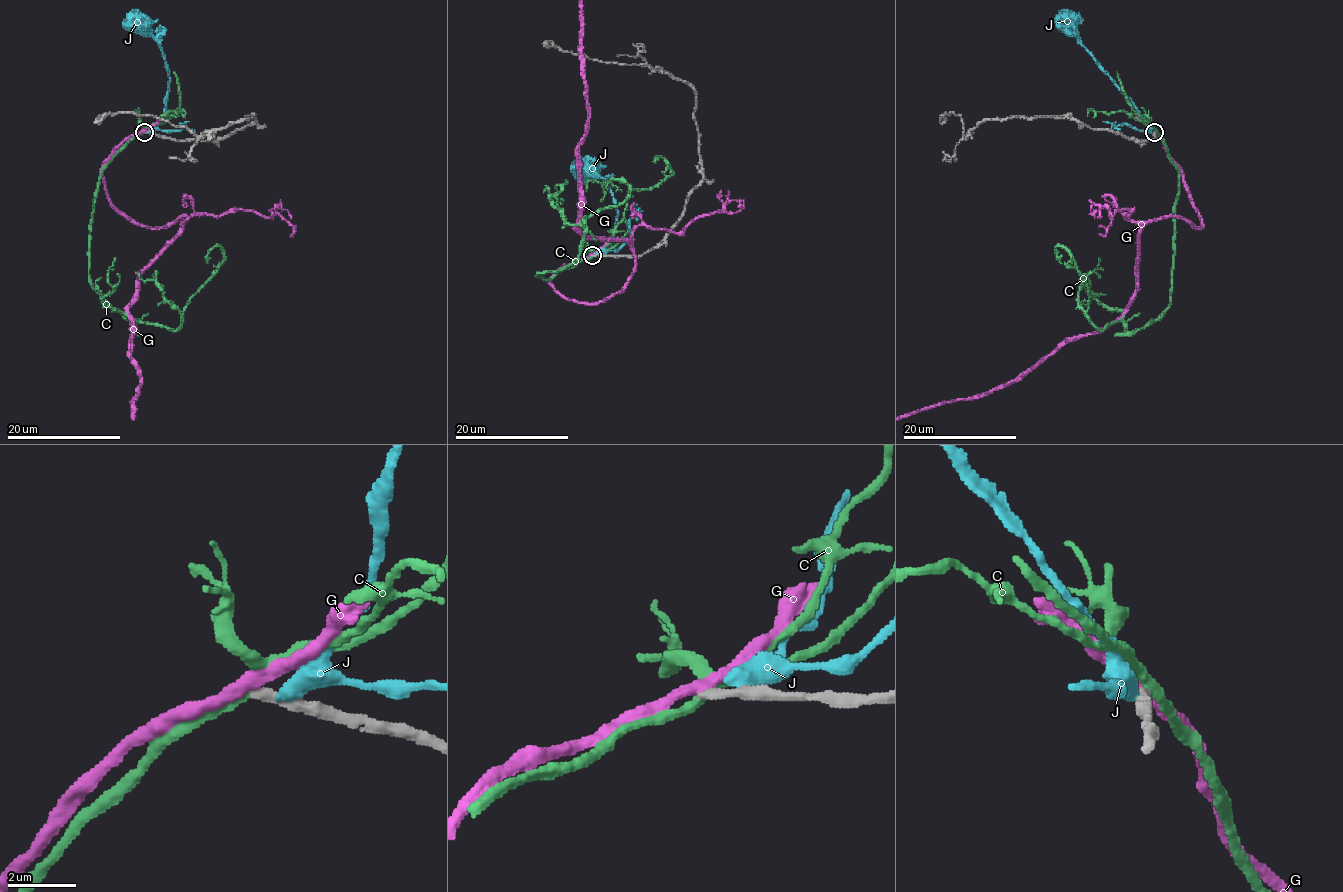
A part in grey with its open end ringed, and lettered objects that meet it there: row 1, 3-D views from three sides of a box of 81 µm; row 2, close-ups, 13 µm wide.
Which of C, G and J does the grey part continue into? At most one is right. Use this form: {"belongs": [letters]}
{"belongs": []}

